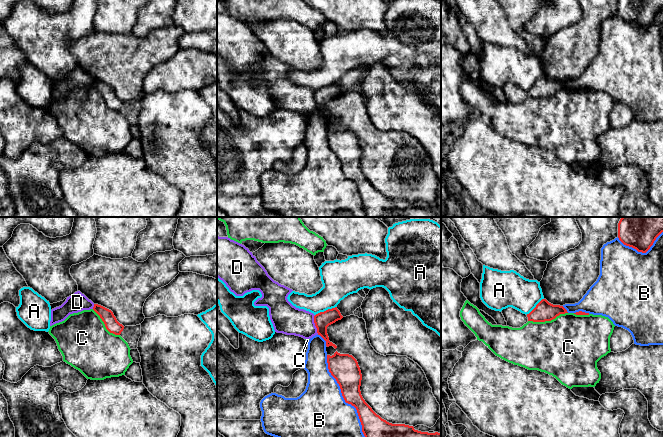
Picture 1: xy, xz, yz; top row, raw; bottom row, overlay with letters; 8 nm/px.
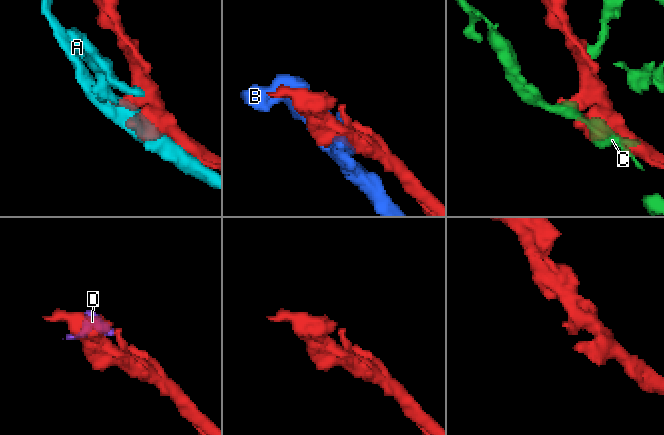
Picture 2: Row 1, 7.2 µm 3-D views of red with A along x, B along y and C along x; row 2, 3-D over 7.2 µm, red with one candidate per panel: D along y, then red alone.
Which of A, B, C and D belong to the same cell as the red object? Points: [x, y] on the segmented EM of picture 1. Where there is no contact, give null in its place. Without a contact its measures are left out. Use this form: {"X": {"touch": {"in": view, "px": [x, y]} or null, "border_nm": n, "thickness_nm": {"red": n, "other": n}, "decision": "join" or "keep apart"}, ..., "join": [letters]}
{"A": {"touch": {"in": "xz", "px": [326, 310]}, "border_nm": 190, "thickness_nm": {"red": 140, "other": 260}, "decision": "keep apart"}, "B": {"touch": {"in": "xz", "px": [343, 397]}, "border_nm": 750, "thickness_nm": {"red": 220, "other": 420}, "decision": "keep apart"}, "C": {"touch": {"in": "yz", "px": [547, 320]}, "border_nm": 320, "thickness_nm": {"red": 160, "other": 480}, "decision": "keep apart"}, "D": {"touch": {"in": "xz", "px": [315, 324]}, "border_nm": 160, "thickness_nm": {"red": 140, "other": 240}, "decision": "keep apart"}, "join": []}

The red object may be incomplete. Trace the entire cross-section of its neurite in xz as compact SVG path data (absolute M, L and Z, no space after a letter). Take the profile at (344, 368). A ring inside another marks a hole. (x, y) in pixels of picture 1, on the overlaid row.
M336 351L332 356L327 355L327 363L345 402L356 408L365 437L441 437L441 433L421 432L413 426L392 424L377 415L361 395L362 374L352 355Z

